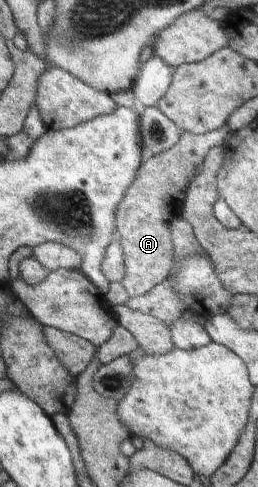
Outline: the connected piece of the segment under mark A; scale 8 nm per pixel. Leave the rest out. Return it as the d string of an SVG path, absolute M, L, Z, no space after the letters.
M226 124L201 134L182 130L175 146L161 154L143 158L116 212L116 238L123 249L125 269L120 283L130 297L149 293L170 276L175 258L170 223L182 214L182 197L188 183L197 174L197 166L204 162L208 150L223 146L234 134Z

